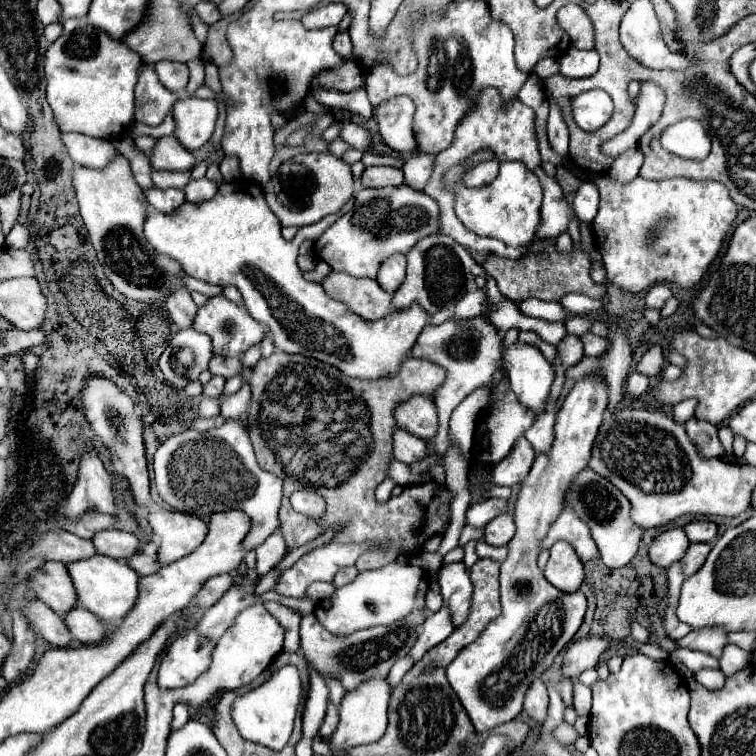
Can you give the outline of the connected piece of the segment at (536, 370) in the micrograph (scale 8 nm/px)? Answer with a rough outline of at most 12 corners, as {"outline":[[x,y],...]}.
{"outline":[[505,346],[503,366],[519,402],[541,412],[553,382],[537,346]]}

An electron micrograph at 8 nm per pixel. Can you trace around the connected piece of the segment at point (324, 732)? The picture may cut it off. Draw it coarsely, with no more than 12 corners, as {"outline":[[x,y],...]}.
{"outline":[[329,704],[319,734],[323,738],[335,732],[337,706]]}

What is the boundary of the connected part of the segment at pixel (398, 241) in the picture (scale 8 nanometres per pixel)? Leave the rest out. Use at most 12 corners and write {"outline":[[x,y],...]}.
{"outline":[[363,188],[315,240],[337,272],[375,278],[437,234],[415,188]]}

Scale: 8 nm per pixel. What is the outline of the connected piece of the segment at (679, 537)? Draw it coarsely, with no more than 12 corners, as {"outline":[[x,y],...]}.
{"outline":[[683,528],[659,534],[649,544],[653,564],[667,568],[685,554]]}

